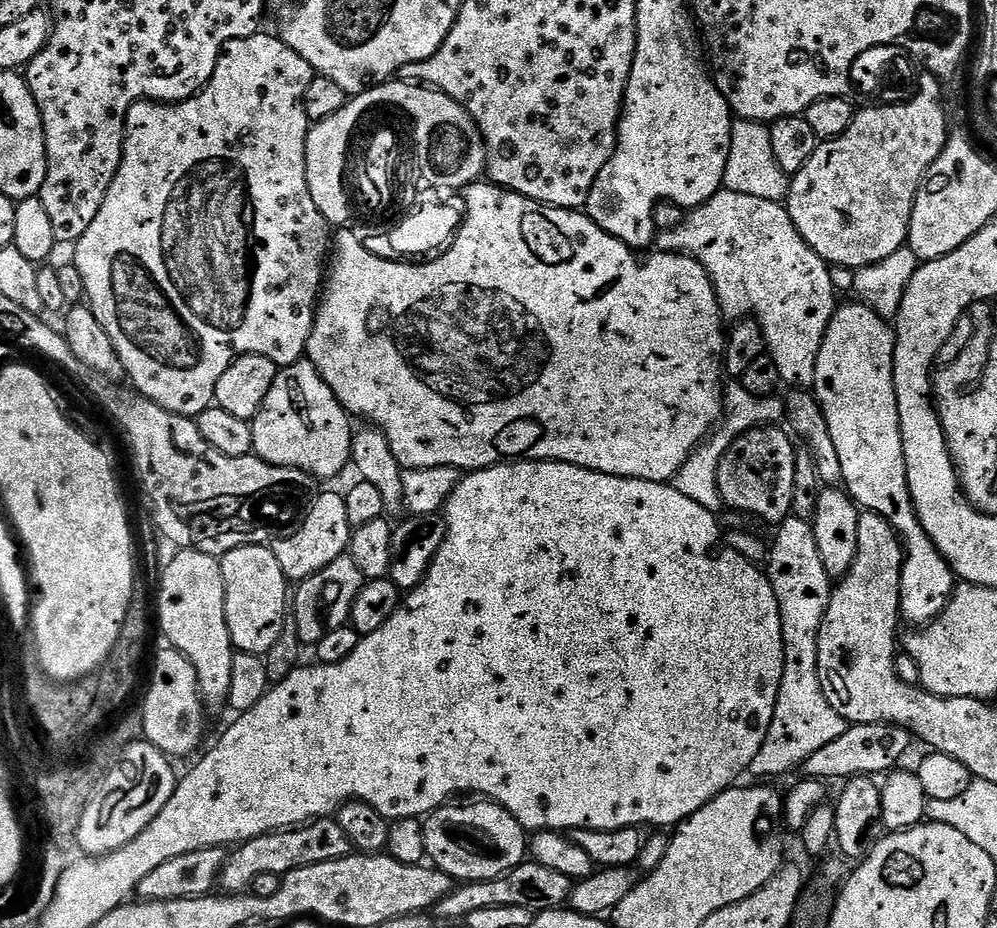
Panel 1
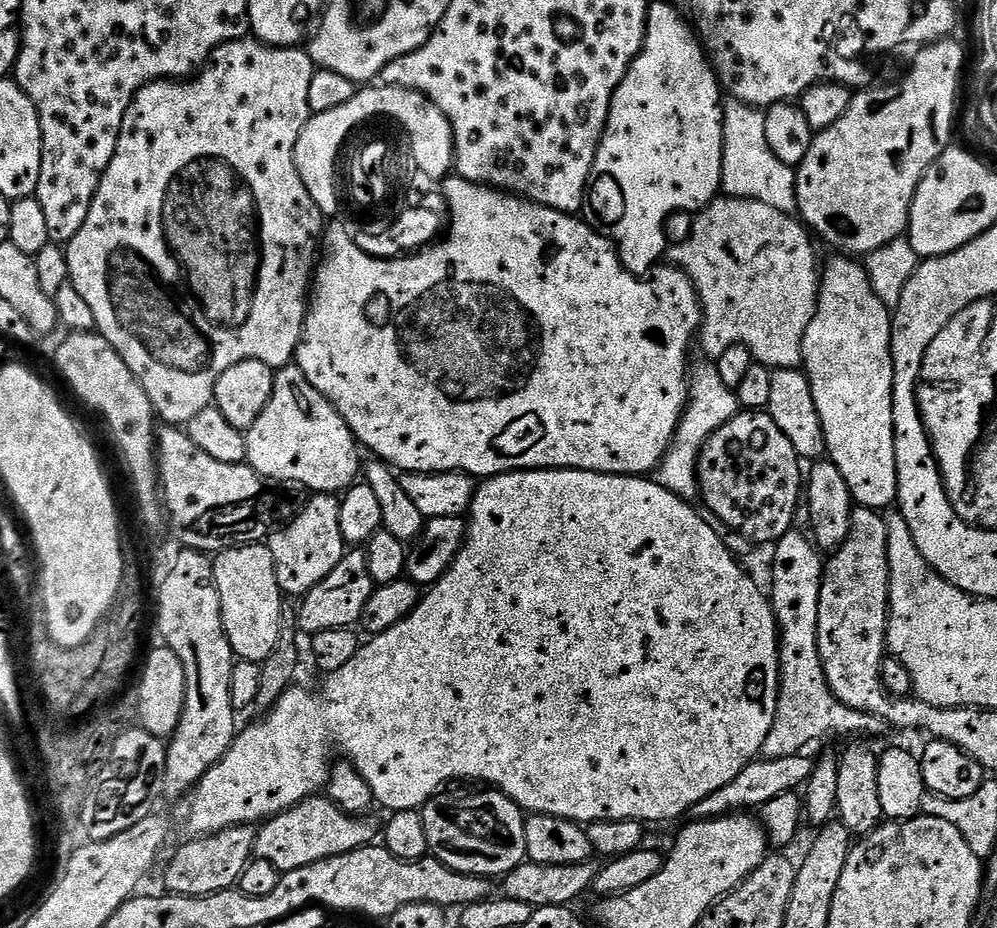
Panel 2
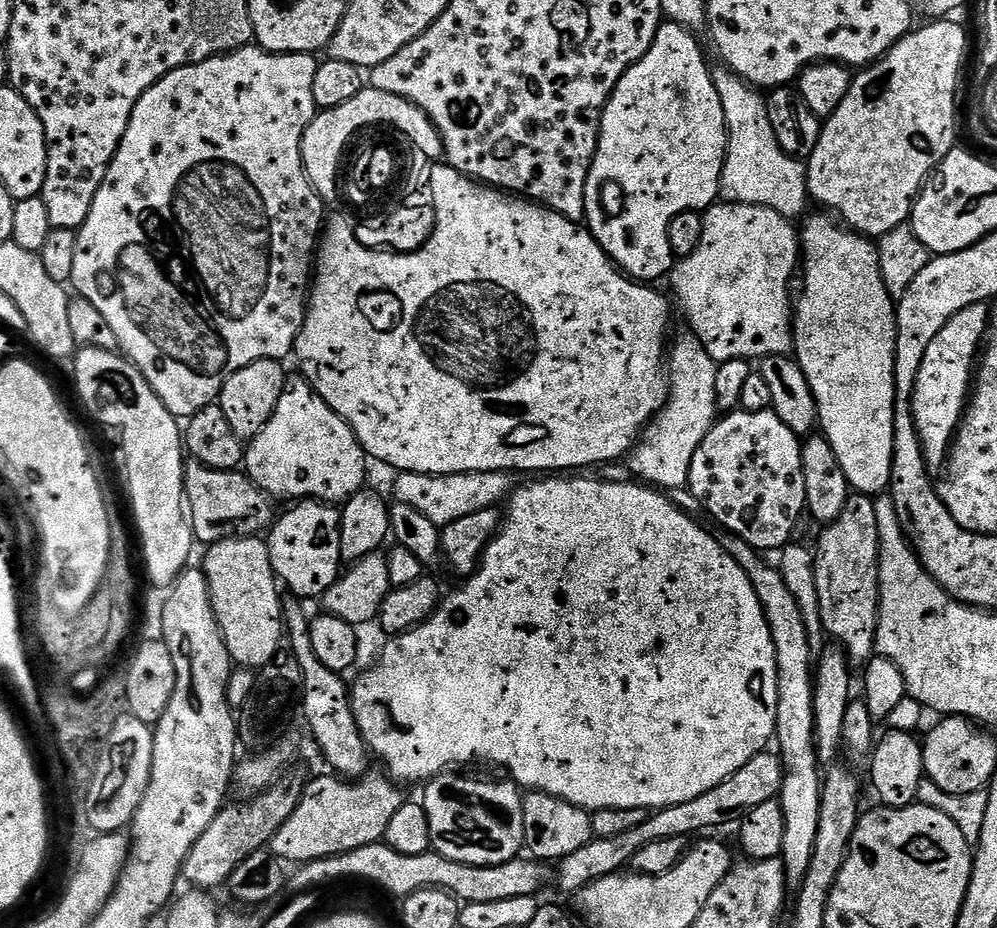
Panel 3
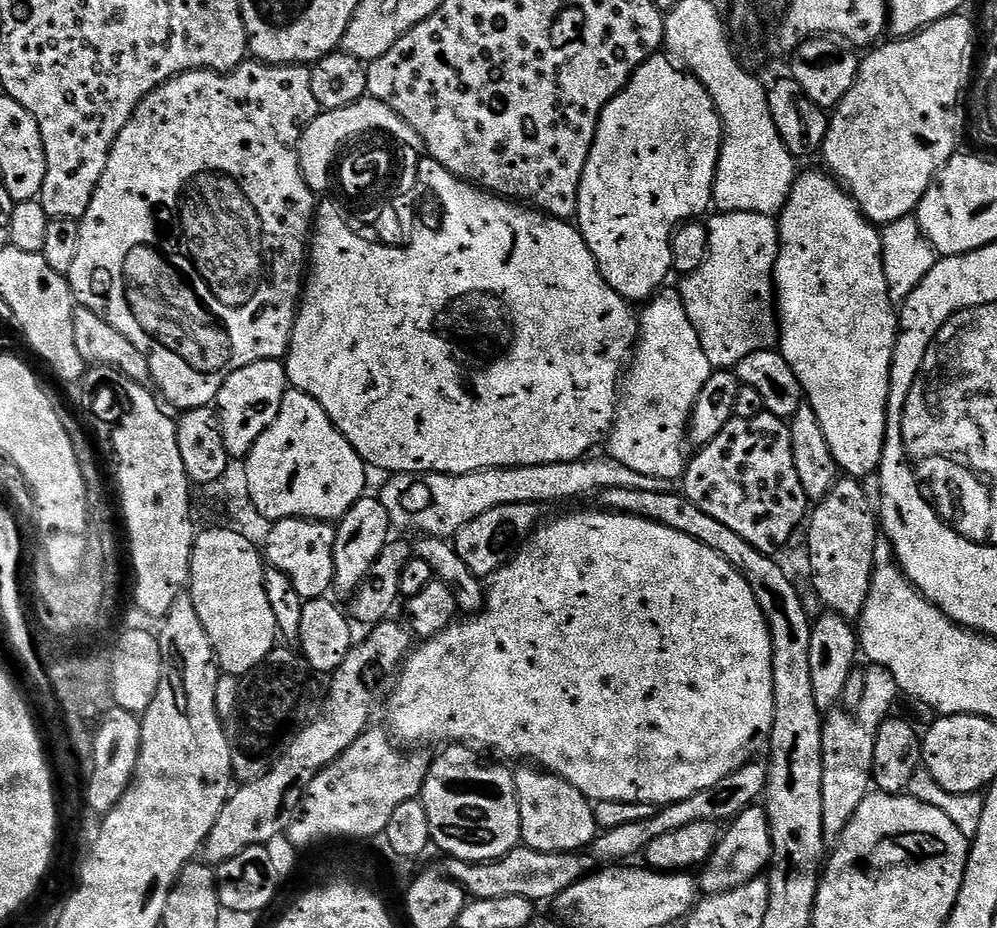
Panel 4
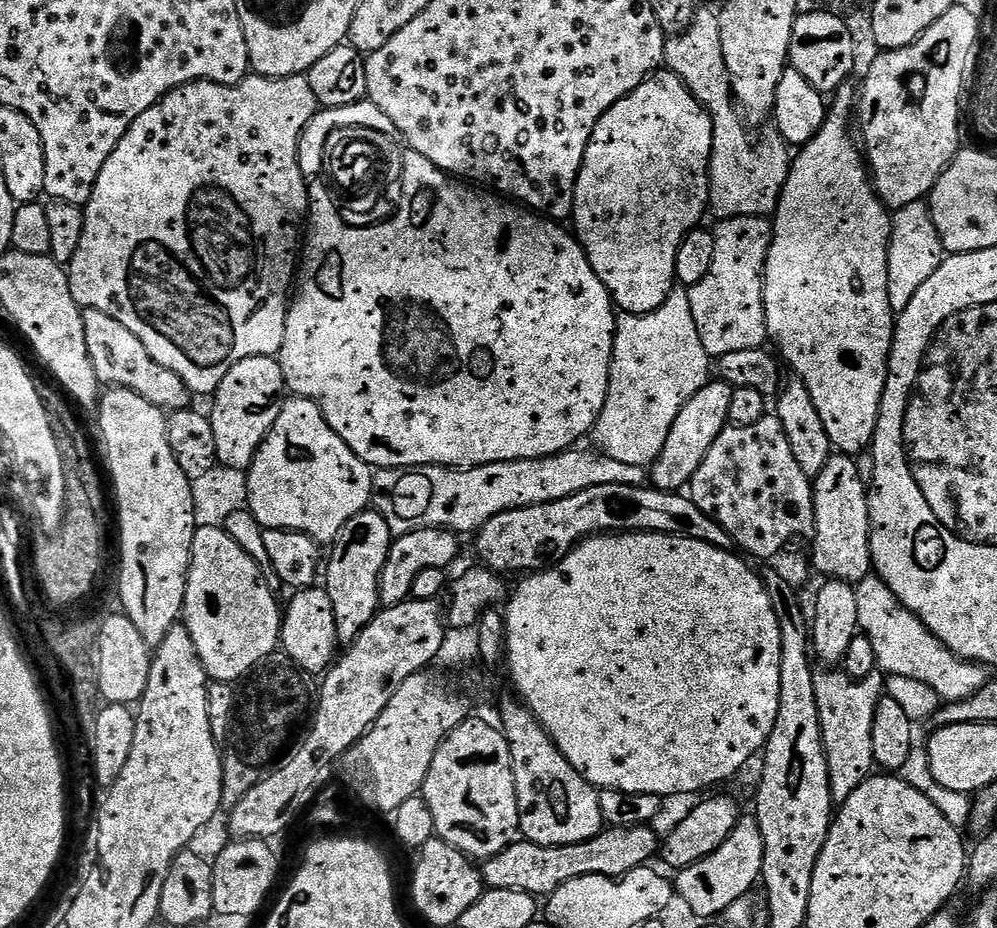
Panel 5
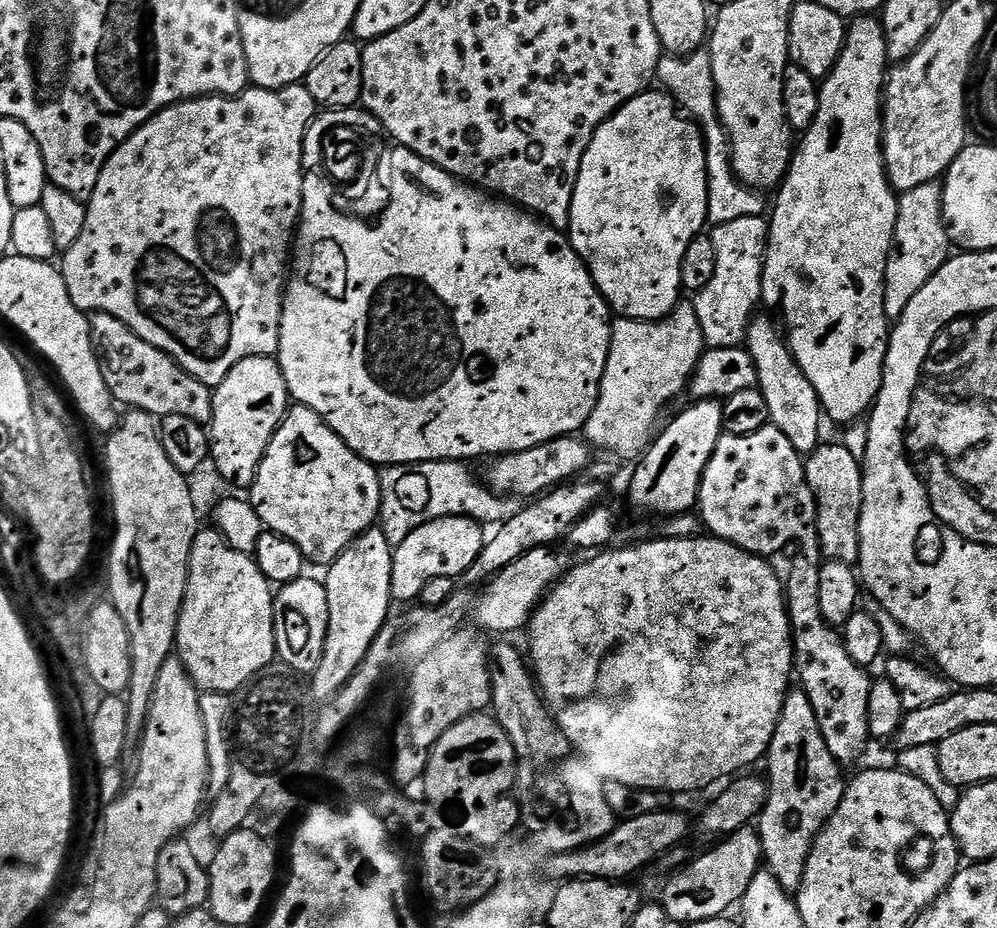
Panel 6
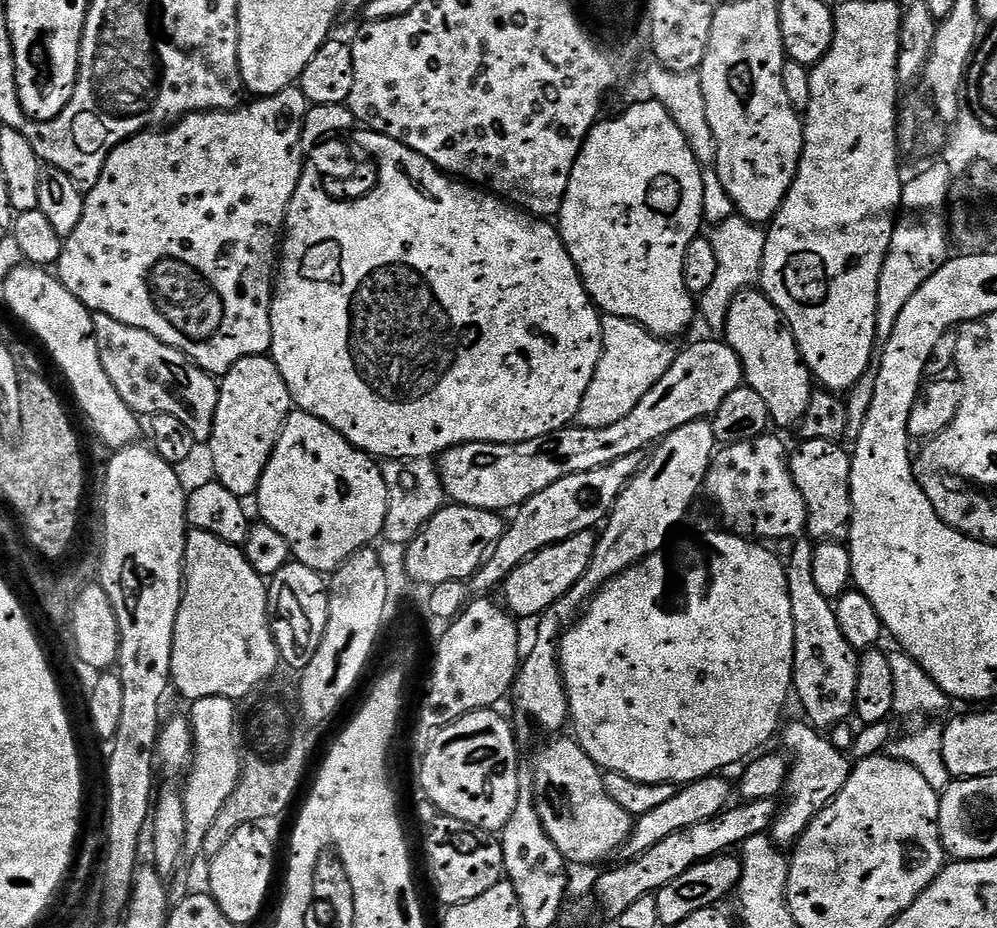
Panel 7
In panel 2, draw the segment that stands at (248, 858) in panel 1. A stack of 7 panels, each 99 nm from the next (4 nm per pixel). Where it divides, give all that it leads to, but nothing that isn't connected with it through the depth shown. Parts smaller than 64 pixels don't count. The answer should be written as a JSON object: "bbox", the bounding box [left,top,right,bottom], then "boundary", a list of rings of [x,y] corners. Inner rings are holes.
{"bbox":[255,794,376,874],"boundary":[[[317,794],[279,812],[259,825],[256,833],[255,859],[270,862],[282,874],[322,862],[331,856],[369,847],[376,836],[372,818],[357,818],[343,812],[327,795]]]}

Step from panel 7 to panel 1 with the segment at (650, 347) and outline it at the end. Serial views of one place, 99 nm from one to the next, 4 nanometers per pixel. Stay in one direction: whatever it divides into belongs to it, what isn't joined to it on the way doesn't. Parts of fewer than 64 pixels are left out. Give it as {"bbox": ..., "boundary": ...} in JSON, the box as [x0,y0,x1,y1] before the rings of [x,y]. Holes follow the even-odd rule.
{"bbox":[674,382,786,513],"boundary":[[[732,382],[729,388],[727,385],[726,411],[723,413],[722,423],[688,455],[686,462],[678,470],[674,487],[682,494],[686,494],[686,498],[694,498],[694,502],[698,502],[698,506],[719,513],[722,508],[722,501],[719,484],[716,481],[716,470],[724,452],[744,432],[752,431],[755,428],[764,428],[768,425],[779,425],[785,416],[786,404],[779,395],[755,396],[738,382]]]}

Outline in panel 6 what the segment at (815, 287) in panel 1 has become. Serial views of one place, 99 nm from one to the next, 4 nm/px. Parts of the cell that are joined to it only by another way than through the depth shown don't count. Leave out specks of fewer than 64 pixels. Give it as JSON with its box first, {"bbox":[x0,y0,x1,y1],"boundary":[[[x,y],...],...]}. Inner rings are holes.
{"bbox":[694,216,769,348],"boundary":[[[751,216],[718,224],[711,229],[714,258],[718,258],[717,264],[714,265],[714,278],[710,278],[710,283],[694,296],[698,326],[702,326],[704,343],[708,348],[738,348],[747,341],[748,326],[752,323],[754,313],[757,311],[755,308],[761,307],[762,304],[765,265],[763,257],[768,250],[768,225],[769,221],[764,216]]]}

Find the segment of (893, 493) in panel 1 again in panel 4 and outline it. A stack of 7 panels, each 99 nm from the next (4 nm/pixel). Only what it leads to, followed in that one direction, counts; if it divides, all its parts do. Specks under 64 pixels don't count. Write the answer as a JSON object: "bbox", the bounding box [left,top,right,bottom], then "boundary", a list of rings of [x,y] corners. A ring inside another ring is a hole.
{"bbox":[776,171,898,478],"boundary":[[[827,171],[804,172],[797,175],[794,186],[790,190],[790,198],[786,206],[778,214],[780,229],[780,253],[776,259],[776,306],[778,309],[778,323],[780,325],[780,339],[778,350],[790,362],[790,370],[798,374],[798,382],[802,386],[806,402],[818,414],[818,422],[822,422],[822,434],[826,434],[826,442],[830,445],[830,454],[834,454],[836,465],[841,473],[848,478],[863,478],[873,475],[882,462],[882,450],[886,438],[888,425],[888,391],[890,390],[890,366],[896,345],[898,331],[898,312],[890,302],[890,294],[886,286],[886,270],[882,266],[882,238],[881,229],[865,216],[863,210],[856,204],[852,193],[845,190],[838,183],[835,176]]]}

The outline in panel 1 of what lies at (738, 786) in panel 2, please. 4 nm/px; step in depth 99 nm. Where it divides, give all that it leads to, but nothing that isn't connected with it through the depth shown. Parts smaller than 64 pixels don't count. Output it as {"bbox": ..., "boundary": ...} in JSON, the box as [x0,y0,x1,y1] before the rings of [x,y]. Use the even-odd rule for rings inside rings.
{"bbox":[802,724,910,782],"boundary":[[[854,724],[845,730],[842,738],[834,738],[834,742],[829,742],[822,746],[822,750],[810,754],[810,758],[806,758],[802,765],[802,772],[805,777],[825,782],[872,778],[875,777],[875,772],[887,774],[907,754],[908,740],[910,741],[910,734],[896,724]]]}

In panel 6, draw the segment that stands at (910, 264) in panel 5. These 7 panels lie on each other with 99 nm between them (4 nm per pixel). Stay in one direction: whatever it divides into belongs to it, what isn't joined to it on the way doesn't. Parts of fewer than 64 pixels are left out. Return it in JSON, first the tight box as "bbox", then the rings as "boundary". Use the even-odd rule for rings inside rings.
{"bbox":[884,182,950,322],"boundary":[[[933,182],[914,186],[914,190],[898,196],[898,222],[892,239],[892,252],[886,262],[884,301],[889,321],[895,322],[910,306],[910,301],[934,274],[950,259],[948,228],[944,225],[944,189]]]}

